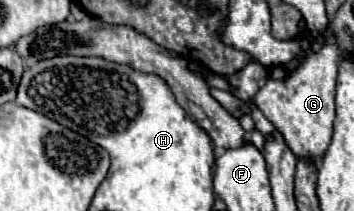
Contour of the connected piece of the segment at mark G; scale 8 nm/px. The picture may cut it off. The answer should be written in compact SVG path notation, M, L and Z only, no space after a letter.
M332 39L324 43L318 53L306 55L302 65L292 69L284 81L268 79L252 97L252 103L274 123L296 159L308 159L320 165L332 141L336 117L336 77L338 77L338 49Z

